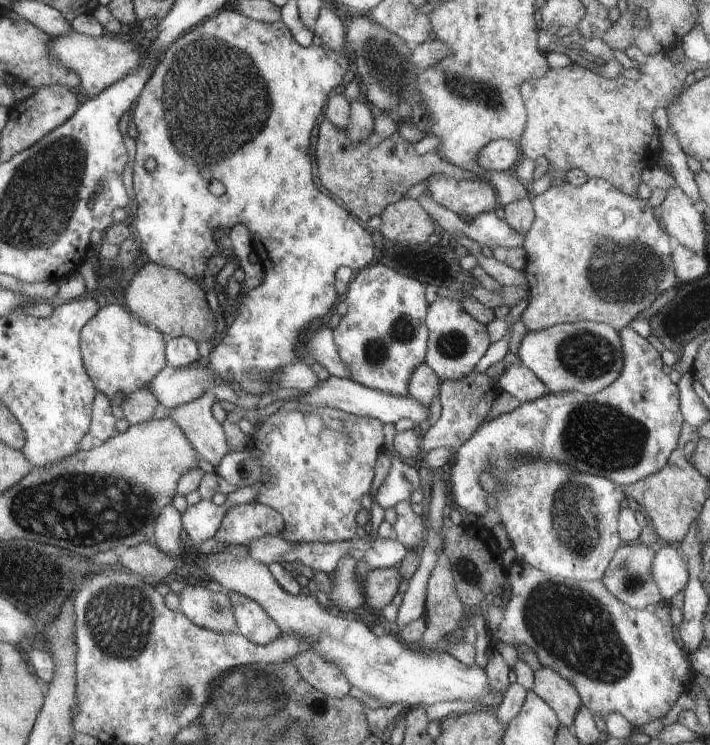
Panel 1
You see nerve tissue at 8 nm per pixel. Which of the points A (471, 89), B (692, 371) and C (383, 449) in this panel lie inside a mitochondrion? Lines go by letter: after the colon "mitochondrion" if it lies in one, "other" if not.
A: mitochondrion
B: other
C: other

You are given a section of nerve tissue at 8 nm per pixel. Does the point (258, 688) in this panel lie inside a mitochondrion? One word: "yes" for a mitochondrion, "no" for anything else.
yes

